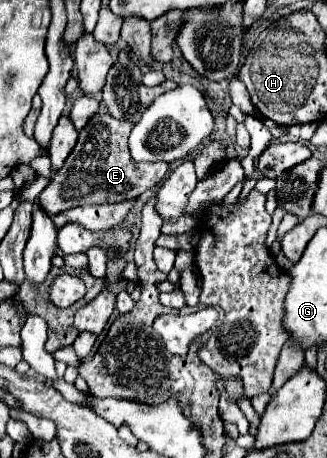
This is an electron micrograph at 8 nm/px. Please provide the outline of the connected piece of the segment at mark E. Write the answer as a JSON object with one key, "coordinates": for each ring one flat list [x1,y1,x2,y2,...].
{"coordinates":[[97,112,95,118,91,118,91,122,87,122,87,126,79,132,79,140,71,150,71,154,67,156,63,168,53,176,51,184,39,194,37,200,41,208,47,214,55,216,75,206,123,202,161,184,161,180,165,180,169,164,135,162,127,150,127,138,131,130,133,130,131,122,111,118,109,112]]}

